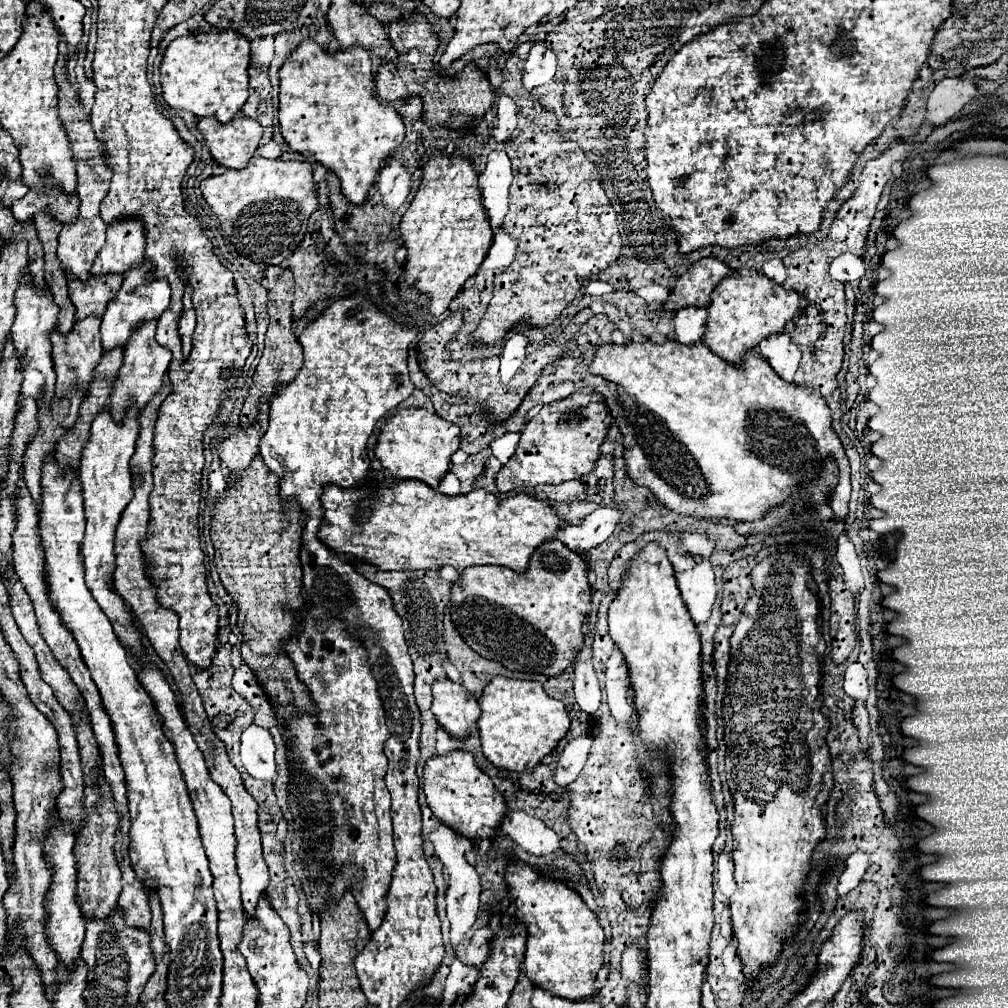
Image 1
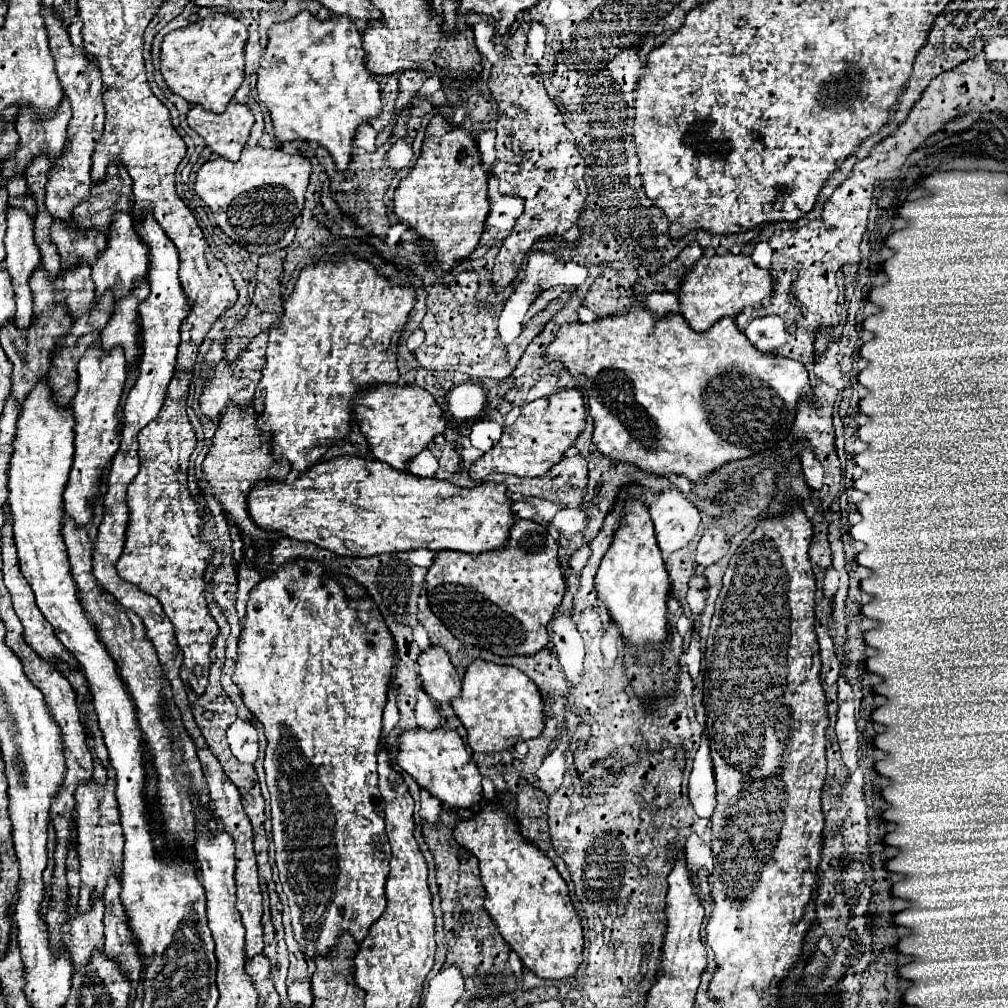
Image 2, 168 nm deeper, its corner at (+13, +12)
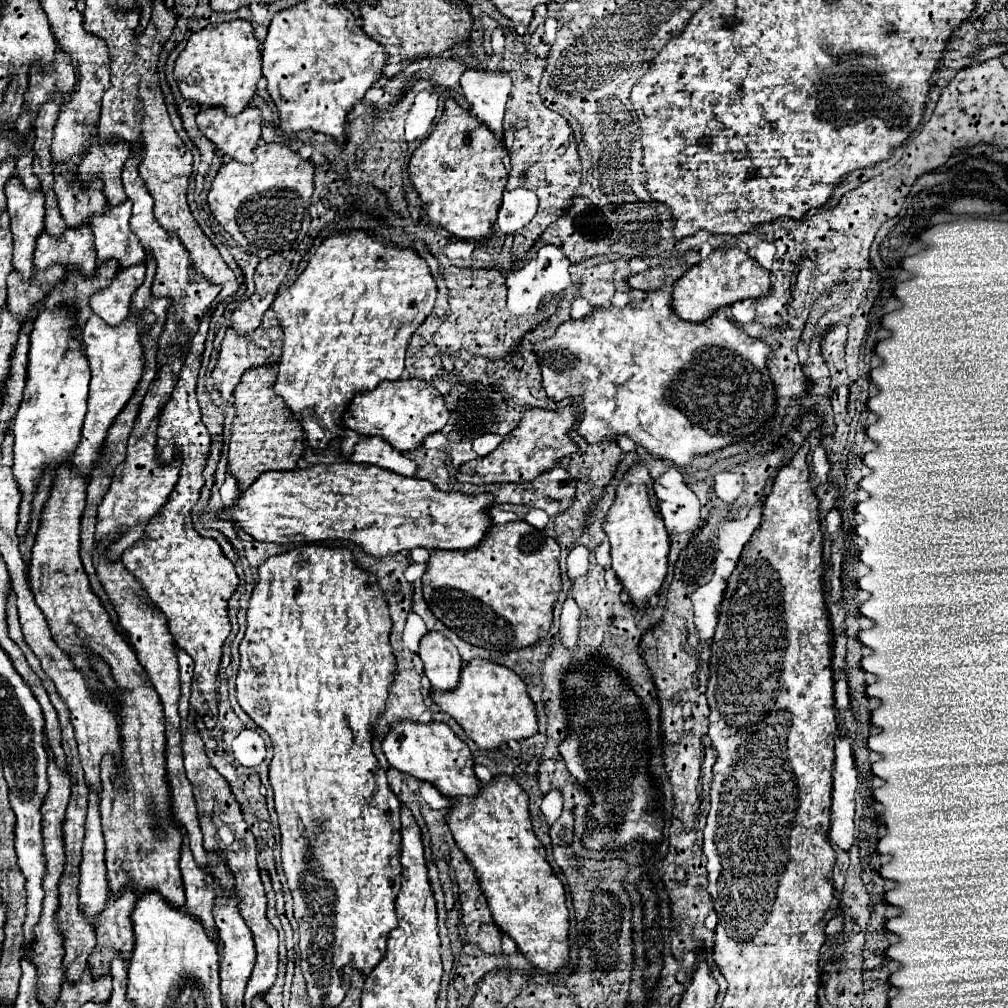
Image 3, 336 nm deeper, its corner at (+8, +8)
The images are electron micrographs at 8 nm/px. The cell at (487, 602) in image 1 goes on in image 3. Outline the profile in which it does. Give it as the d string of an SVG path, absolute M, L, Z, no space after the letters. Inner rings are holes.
M517 520L509 524L495 524L491 536L471 552L439 552L429 550L427 572L423 576L423 596L431 612L451 628L461 640L487 650L521 650L539 644L551 628L553 606L561 592L559 572L559 544L555 538L531 524Z

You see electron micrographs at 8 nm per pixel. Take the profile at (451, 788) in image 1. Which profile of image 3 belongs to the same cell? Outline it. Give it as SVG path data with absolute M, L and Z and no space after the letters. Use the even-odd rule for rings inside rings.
M405 722L395 724L395 728L383 740L383 752L391 766L415 776L423 782L433 784L443 796L477 796L479 780L473 772L473 756L463 740L459 740L453 730L443 722Z

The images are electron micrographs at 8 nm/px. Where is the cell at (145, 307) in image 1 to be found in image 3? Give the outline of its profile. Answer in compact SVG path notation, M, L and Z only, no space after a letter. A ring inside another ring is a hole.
M127 200L121 206L105 208L103 216L93 220L97 264L105 264L107 260L117 260L119 268L145 264L147 254L139 248L139 240L135 240L135 234L129 230L129 218L131 202Z

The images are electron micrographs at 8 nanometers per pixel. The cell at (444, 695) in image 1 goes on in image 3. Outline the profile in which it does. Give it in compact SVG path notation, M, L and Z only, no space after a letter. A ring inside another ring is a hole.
M429 632L421 640L419 658L425 664L425 676L439 692L451 692L459 684L461 658L457 648L439 632Z

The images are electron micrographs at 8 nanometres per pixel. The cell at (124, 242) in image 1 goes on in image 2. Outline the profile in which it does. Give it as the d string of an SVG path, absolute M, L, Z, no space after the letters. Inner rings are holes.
M112 160L106 168L106 178L102 182L90 186L90 200L84 200L84 204L74 208L74 224L78 228L96 228L96 230L108 234L112 214L118 210L128 212L130 194L132 194L132 178L128 176L126 168L118 160Z

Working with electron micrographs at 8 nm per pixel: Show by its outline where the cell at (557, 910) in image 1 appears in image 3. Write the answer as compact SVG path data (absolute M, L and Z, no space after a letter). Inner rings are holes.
M497 776L481 786L477 798L453 798L447 824L475 868L495 924L515 940L519 952L535 968L557 972L567 964L571 946L567 898L561 880L545 860L543 844L533 834L527 806L529 798L523 788L509 776Z

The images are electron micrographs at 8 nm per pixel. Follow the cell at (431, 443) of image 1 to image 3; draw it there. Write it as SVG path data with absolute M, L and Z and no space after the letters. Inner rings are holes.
M409 378L395 382L381 382L375 390L363 392L363 396L355 398L347 412L343 414L345 426L363 434L363 436L381 436L395 450L409 452L423 444L427 434L435 434L443 430L447 424L449 410L445 408L443 396L427 382Z

